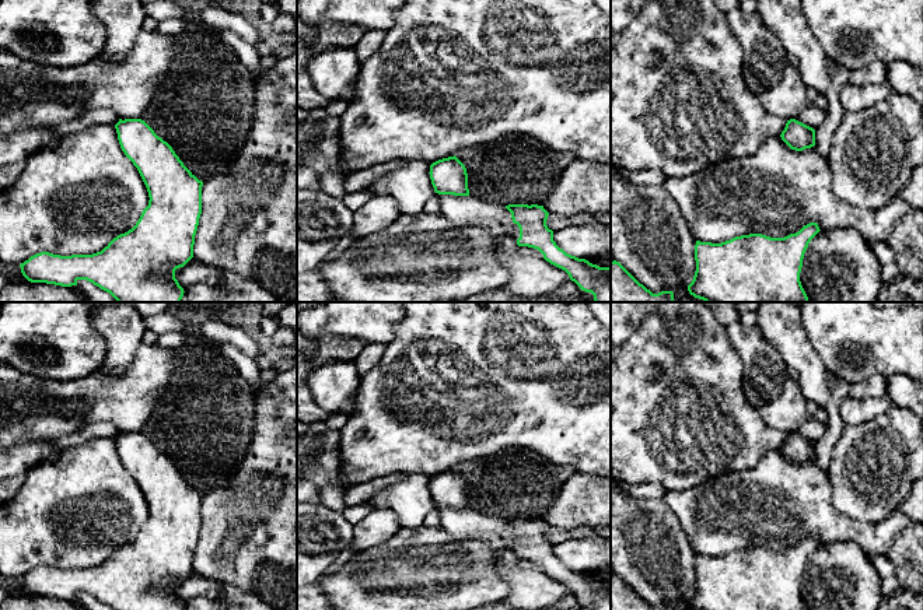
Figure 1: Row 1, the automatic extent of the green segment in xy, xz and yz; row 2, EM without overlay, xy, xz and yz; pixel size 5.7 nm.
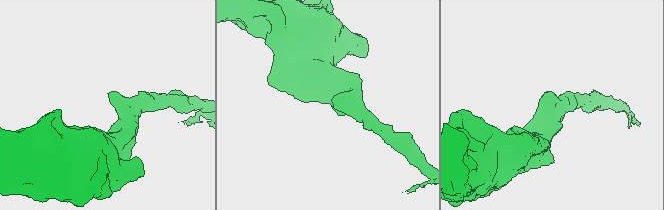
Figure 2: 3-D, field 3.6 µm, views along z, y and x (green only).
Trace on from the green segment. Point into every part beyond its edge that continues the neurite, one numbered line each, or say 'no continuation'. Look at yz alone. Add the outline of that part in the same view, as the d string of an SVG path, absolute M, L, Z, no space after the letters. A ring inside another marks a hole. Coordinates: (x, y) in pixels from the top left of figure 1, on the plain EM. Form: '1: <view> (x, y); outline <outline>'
no continuation

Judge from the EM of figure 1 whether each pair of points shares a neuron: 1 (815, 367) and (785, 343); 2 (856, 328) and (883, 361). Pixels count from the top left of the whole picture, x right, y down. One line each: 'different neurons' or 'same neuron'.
1: same neuron
2: same neuron

